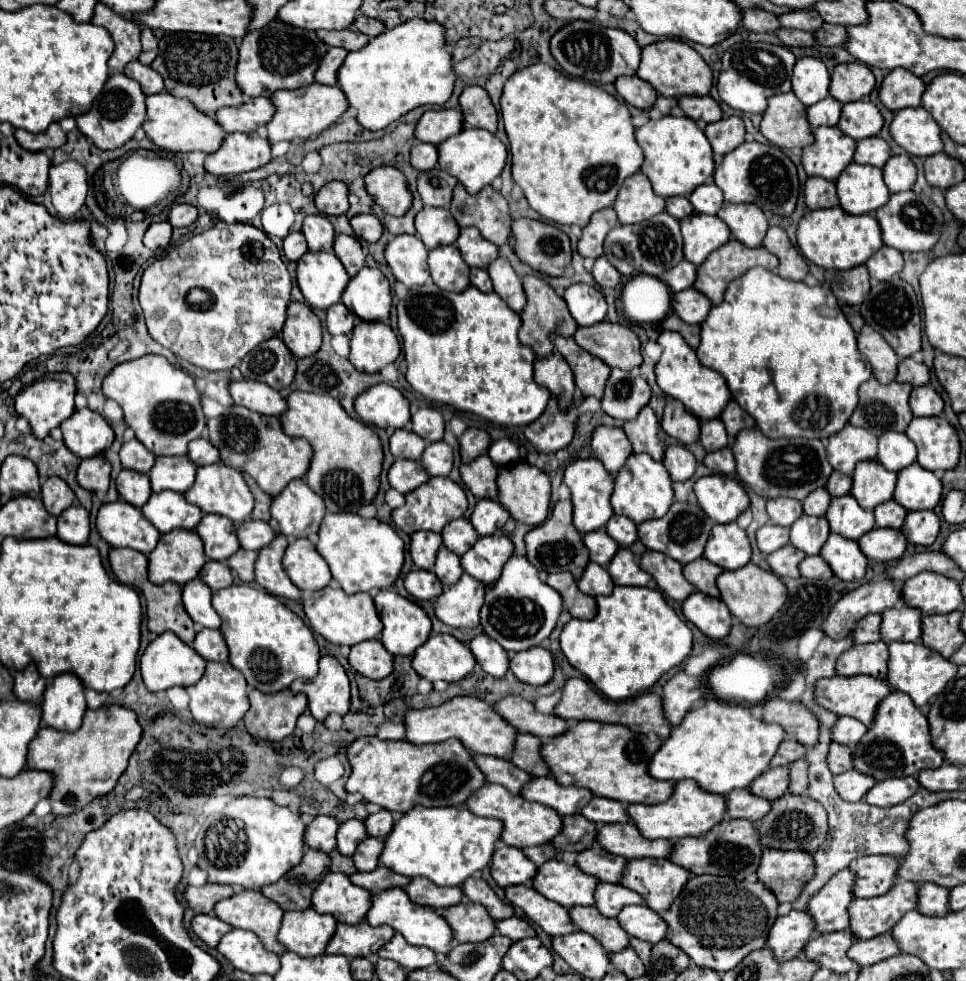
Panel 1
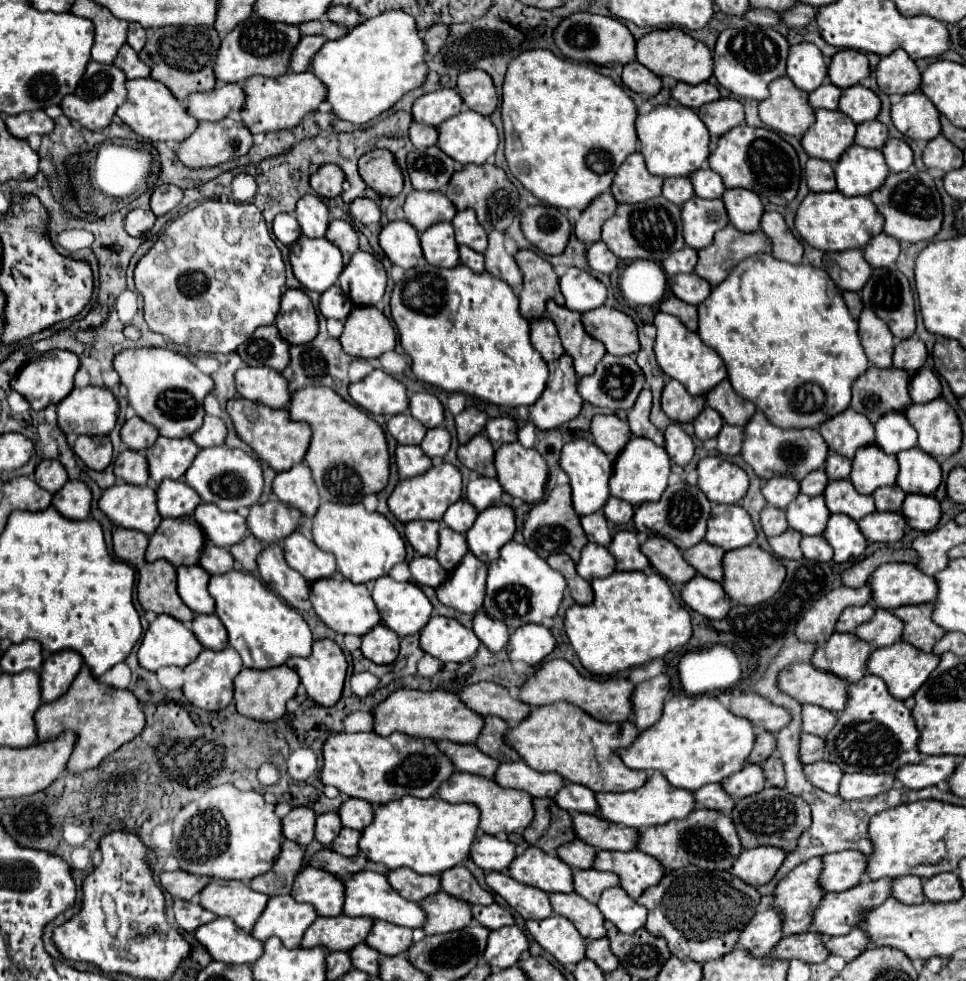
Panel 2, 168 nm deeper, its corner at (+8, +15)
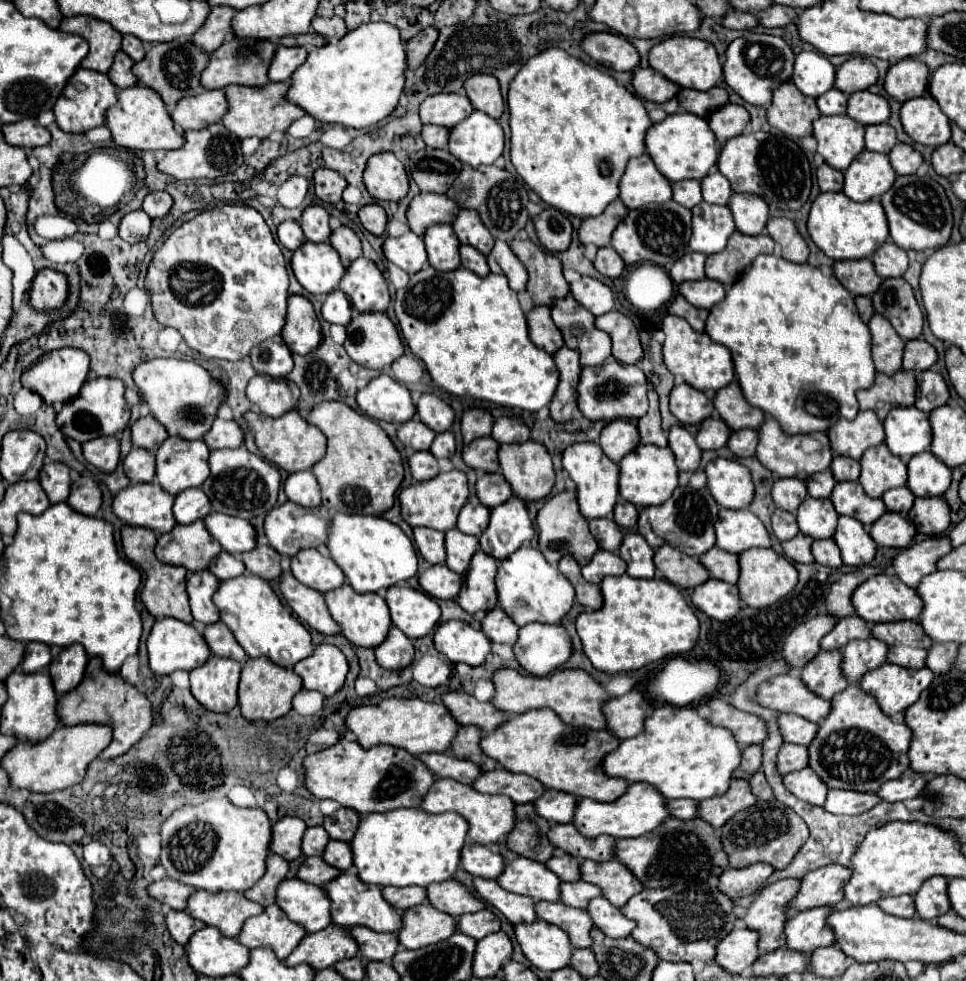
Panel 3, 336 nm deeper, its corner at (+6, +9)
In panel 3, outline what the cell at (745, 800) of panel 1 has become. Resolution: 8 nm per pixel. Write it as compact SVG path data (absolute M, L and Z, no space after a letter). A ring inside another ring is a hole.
M674 800L674 802L666 802L670 816L680 818L680 820L690 820L694 816L698 816L698 802L694 800Z

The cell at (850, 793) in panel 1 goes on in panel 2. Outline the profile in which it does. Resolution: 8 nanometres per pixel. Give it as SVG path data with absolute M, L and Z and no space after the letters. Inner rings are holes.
M826 760L804 766L804 774L816 788L820 788L828 794L836 794L836 788L838 788L840 776L842 776L840 768L836 768L836 764L828 764Z

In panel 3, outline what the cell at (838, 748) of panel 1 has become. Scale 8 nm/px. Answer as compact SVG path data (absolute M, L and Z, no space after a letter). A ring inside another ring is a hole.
M784 744L780 748L778 754L778 770L780 774L788 774L788 772L796 772L806 768L806 746L794 746L794 744Z

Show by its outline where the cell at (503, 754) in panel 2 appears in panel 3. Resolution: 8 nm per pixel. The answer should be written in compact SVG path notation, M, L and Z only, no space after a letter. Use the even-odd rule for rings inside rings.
M462 726L458 730L456 740L452 742L452 754L456 758L466 758L466 760L472 760L472 762L480 764L482 770L484 768L488 772L496 770L498 762L494 762L494 758L486 758L486 754L482 754L480 740L482 740L482 730L478 730L476 726Z

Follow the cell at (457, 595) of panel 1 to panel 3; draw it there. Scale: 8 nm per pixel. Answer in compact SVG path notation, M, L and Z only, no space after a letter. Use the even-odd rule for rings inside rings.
M476 550L470 562L470 570L466 572L466 582L456 598L464 612L488 612L496 606L496 568L498 564L494 558L490 558L482 550Z

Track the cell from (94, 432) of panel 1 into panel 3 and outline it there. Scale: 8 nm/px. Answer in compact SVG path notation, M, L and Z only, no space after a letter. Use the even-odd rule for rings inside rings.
M94 378L88 380L76 398L68 400L60 414L56 416L58 428L64 436L74 438L76 442L88 442L90 438L106 436L106 432L122 432L130 420L130 410L124 400L124 384L114 378ZM100 432L100 434L94 434Z

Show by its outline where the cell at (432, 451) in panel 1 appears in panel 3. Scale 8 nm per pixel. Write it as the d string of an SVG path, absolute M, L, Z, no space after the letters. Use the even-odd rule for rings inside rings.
M442 432L442 434L436 434L432 446L430 446L430 452L436 456L436 458L450 458L456 450L456 444L454 444L454 436L452 432Z

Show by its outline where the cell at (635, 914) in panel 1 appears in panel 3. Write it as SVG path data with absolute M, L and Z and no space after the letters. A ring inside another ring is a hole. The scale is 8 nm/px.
M602 896L590 902L588 912L592 916L592 922L610 938L624 938L630 936L634 930L634 920L626 918L620 908L606 902L606 898Z

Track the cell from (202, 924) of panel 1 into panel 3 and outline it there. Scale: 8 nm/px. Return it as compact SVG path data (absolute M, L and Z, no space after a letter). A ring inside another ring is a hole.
M170 910L170 912L166 914L166 924L168 924L168 930L170 930L172 938L174 938L178 944L182 944L182 946L188 944L190 936L192 936L196 930L200 930L200 928L206 926L204 922L190 918L190 914L186 914L184 910Z

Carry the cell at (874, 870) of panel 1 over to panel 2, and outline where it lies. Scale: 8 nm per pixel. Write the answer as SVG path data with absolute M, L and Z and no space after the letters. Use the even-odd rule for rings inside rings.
M834 852L822 858L822 872L818 884L824 892L842 892L856 886L864 876L864 864L868 862L866 856L858 852Z

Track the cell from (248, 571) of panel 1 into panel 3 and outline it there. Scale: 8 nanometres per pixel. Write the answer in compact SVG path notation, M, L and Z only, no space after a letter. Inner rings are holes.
M256 546L250 552L244 552L240 556L240 560L244 562L246 570L264 578L264 580L274 580L280 576L280 554L270 548L270 546Z

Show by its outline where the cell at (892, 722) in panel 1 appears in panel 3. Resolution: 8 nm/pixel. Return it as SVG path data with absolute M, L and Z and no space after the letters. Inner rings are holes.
M850 684L832 698L832 712L820 722L820 730L810 750L810 768L828 784L828 788L846 788L860 792L876 792L884 782L910 770L908 746L912 730L882 714L872 694Z

